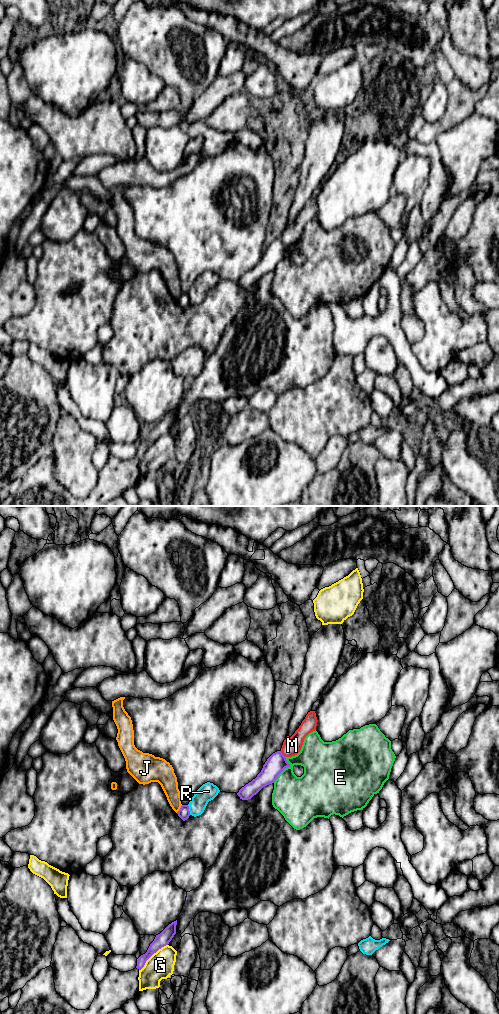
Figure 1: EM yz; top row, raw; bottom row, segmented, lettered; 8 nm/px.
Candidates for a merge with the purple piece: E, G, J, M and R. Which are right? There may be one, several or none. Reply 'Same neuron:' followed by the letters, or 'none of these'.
Same neuron: none of these

